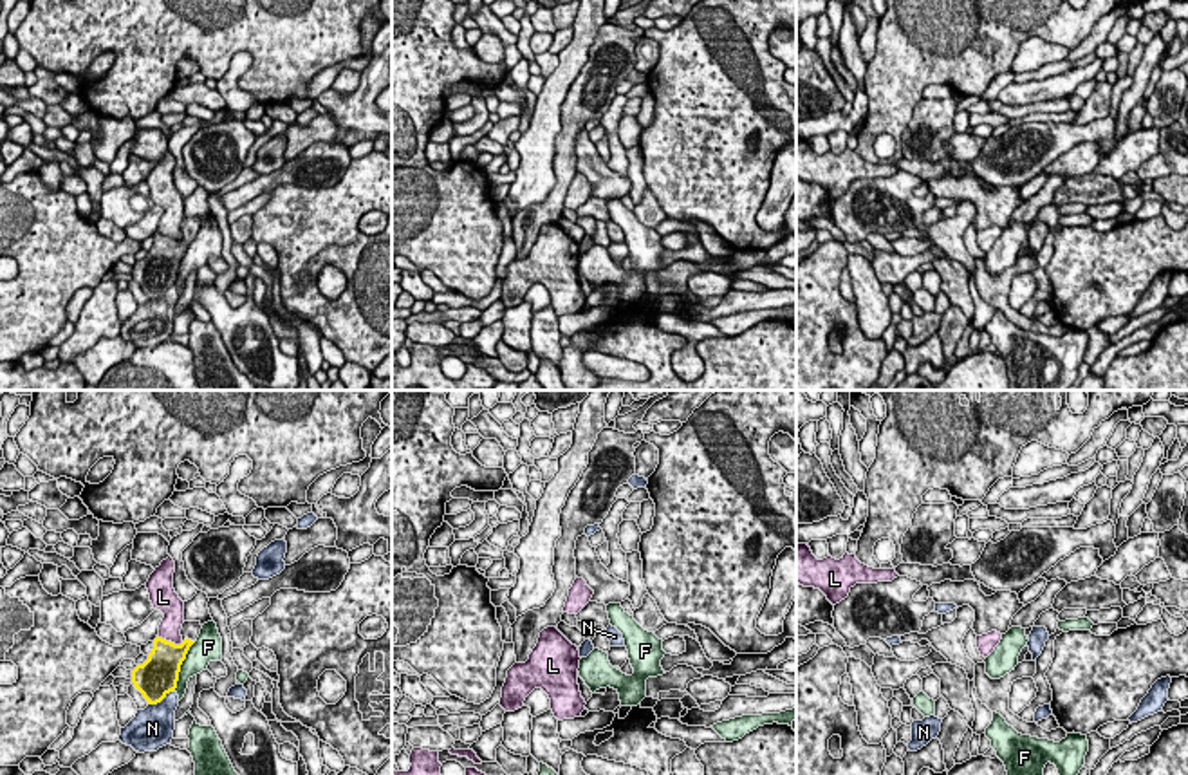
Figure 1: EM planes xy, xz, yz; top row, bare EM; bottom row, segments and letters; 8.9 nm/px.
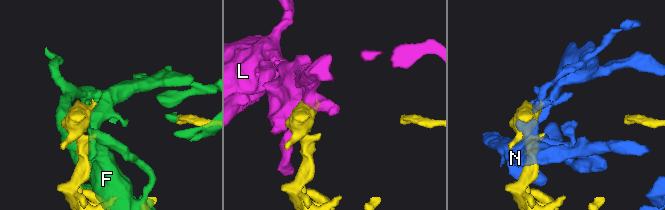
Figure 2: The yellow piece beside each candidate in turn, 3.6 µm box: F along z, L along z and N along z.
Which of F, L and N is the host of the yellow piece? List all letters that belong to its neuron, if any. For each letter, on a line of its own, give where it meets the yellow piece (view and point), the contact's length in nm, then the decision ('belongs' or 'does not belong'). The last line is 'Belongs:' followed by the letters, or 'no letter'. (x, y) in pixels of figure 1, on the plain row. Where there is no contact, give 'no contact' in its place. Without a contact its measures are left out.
F: meets yellow in xy at (181, 259); contact 480 nm long; does not belong
L: meets yellow in xy at (170, 237); contact 240 nm long; does not belong
N: meets yellow in xy at (161, 295); contact 280 nm long; does not belong
Belongs: no letter

